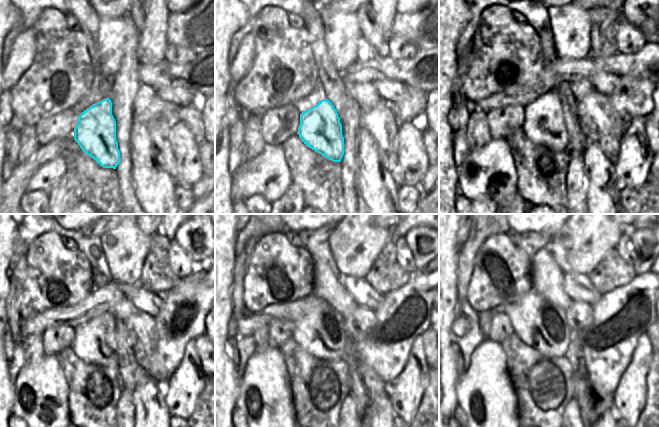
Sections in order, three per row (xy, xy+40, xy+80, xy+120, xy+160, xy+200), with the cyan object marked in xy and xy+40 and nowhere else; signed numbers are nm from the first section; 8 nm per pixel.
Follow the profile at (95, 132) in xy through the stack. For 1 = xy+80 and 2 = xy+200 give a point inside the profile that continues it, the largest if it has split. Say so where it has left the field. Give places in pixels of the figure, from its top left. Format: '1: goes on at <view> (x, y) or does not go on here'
1: goes on at xy+80 (544, 124)
2: goes on at xy+200 (539, 323)

